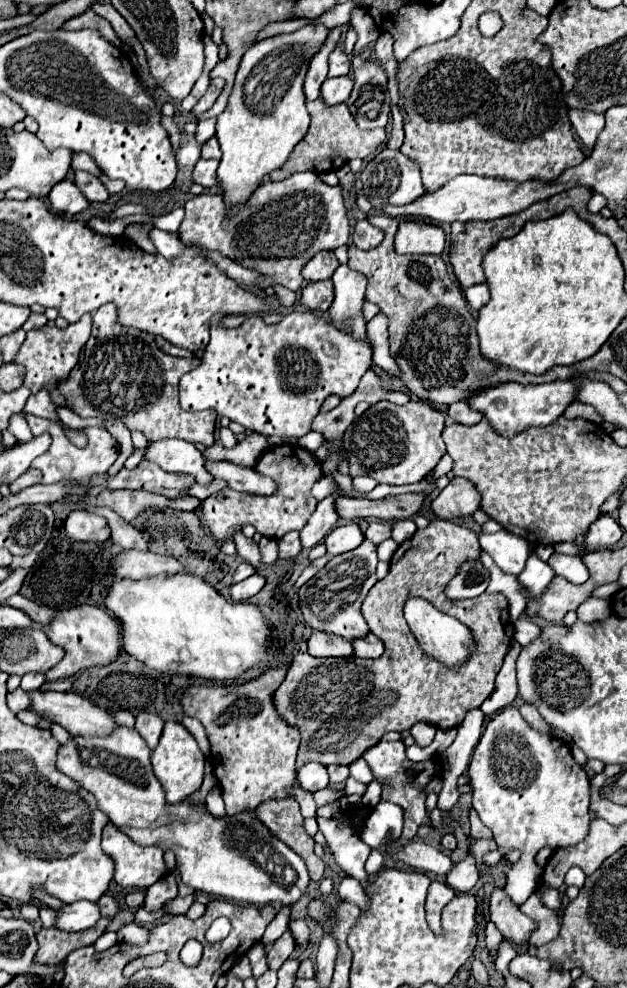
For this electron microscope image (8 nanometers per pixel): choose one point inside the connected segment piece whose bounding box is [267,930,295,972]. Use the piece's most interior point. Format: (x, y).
(281, 950)

